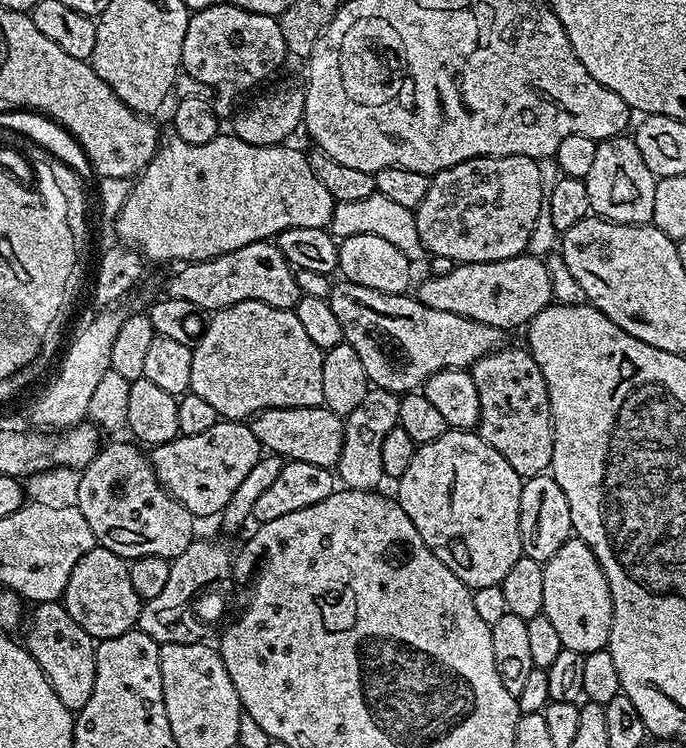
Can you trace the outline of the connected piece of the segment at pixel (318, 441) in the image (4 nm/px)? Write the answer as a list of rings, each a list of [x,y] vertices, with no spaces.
[[[326,407],[318,408],[268,408],[251,417],[250,427],[258,438],[261,449],[285,461],[310,462],[314,466],[335,469],[342,454],[344,420]]]

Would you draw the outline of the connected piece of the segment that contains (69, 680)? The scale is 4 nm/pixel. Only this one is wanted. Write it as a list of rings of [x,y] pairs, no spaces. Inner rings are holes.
[[[46,601],[37,603],[31,609],[26,620],[28,633],[22,639],[23,647],[42,666],[42,674],[54,686],[54,694],[58,694],[62,706],[66,706],[75,714],[90,702],[90,693],[94,691],[94,678],[96,677],[96,646],[97,641],[92,639],[74,618],[64,609],[63,603]]]

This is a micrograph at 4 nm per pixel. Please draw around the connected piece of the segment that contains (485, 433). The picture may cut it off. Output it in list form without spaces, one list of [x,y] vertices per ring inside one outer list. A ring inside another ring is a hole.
[[[508,347],[483,356],[470,369],[474,386],[478,386],[478,435],[494,446],[521,478],[542,476],[551,469],[554,454],[554,426],[546,378],[542,378],[542,370],[538,370],[538,362],[534,362],[527,347]]]

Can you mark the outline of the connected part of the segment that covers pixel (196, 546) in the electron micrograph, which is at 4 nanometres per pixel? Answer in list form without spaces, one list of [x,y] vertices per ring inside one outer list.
[[[193,539],[193,542],[175,557],[170,568],[169,581],[156,598],[141,605],[137,629],[154,638],[158,644],[194,644],[203,641],[210,632],[209,627],[197,620],[178,620],[179,610],[193,601],[193,598],[211,587],[216,580],[227,576],[232,570],[232,556],[224,545],[212,540]]]

